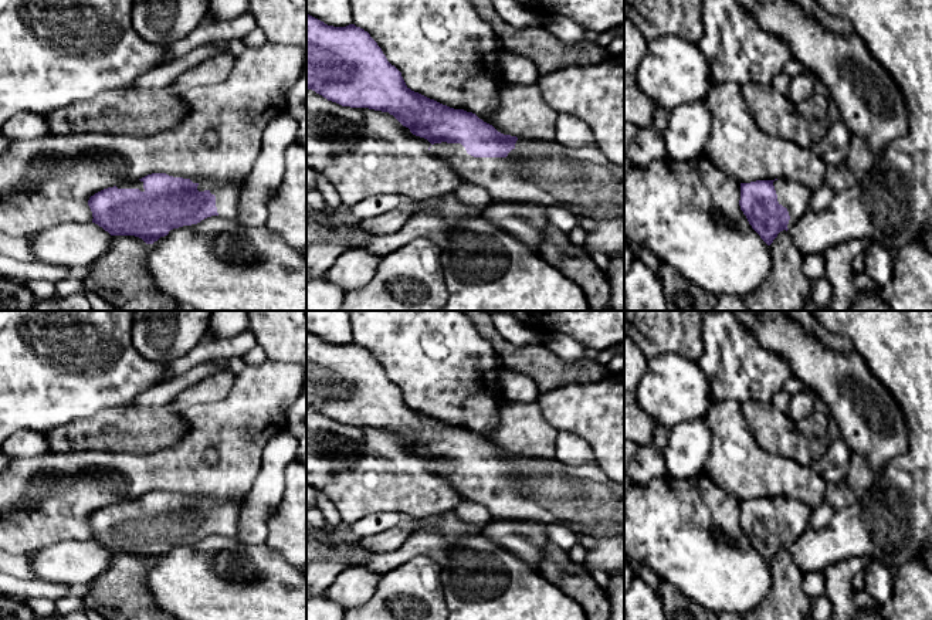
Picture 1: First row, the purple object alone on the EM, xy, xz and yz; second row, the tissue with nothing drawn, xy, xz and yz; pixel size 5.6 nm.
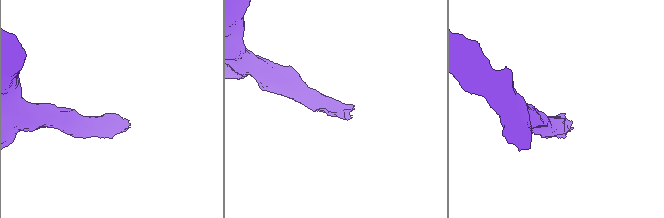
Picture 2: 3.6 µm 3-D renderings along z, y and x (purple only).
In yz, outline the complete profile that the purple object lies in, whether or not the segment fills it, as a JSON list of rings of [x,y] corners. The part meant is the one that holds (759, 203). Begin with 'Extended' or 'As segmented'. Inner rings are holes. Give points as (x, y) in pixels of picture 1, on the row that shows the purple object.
Extended. [[[783,179],[740,183],[740,210],[767,245],[809,210],[810,200],[807,187]]]

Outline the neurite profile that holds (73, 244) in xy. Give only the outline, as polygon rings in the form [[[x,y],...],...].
[[[65,223],[26,238],[38,261],[91,268],[109,250],[111,237],[95,223]]]

